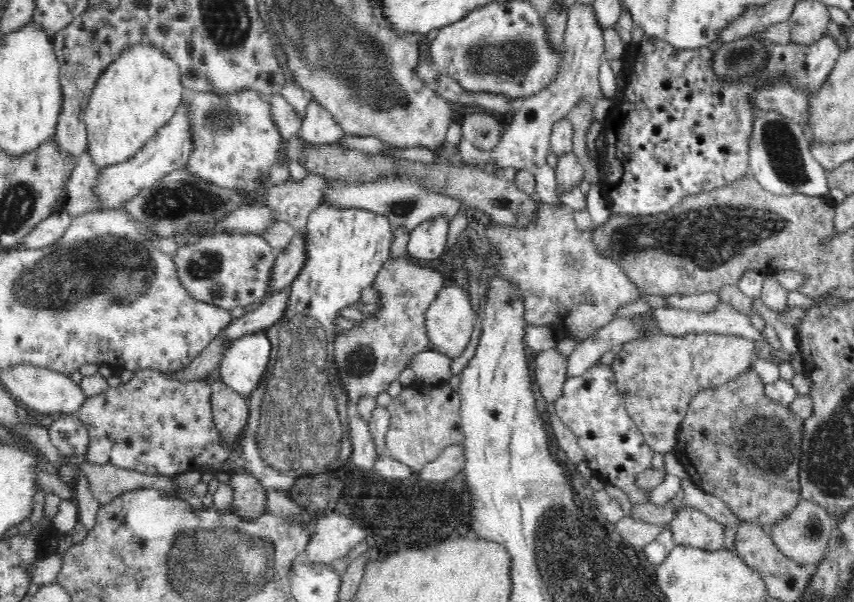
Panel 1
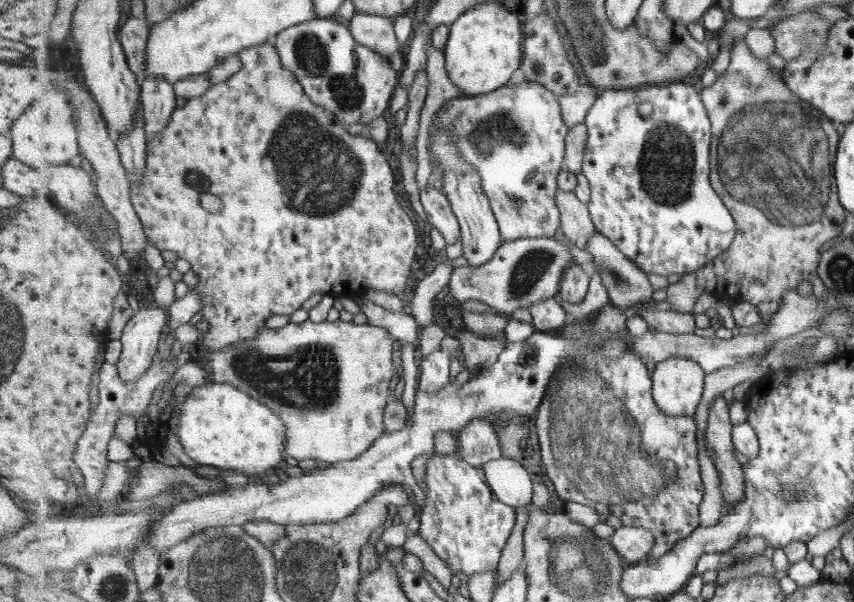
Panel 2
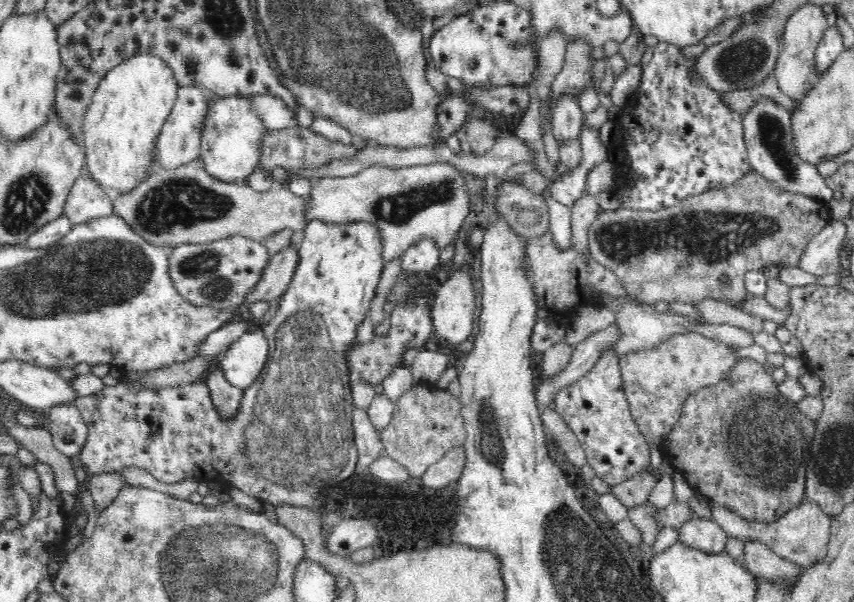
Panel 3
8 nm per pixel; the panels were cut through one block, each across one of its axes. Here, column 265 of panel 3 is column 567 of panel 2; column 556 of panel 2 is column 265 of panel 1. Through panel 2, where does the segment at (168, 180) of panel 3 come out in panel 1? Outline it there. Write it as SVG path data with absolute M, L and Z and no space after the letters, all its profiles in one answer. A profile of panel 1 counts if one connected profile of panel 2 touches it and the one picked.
M308 169L299 180L289 175L282 184L272 185L262 196L262 203L268 203L276 211L276 221L286 221L295 230L306 230L312 209L324 199L324 192L330 188L330 179L314 169Z

